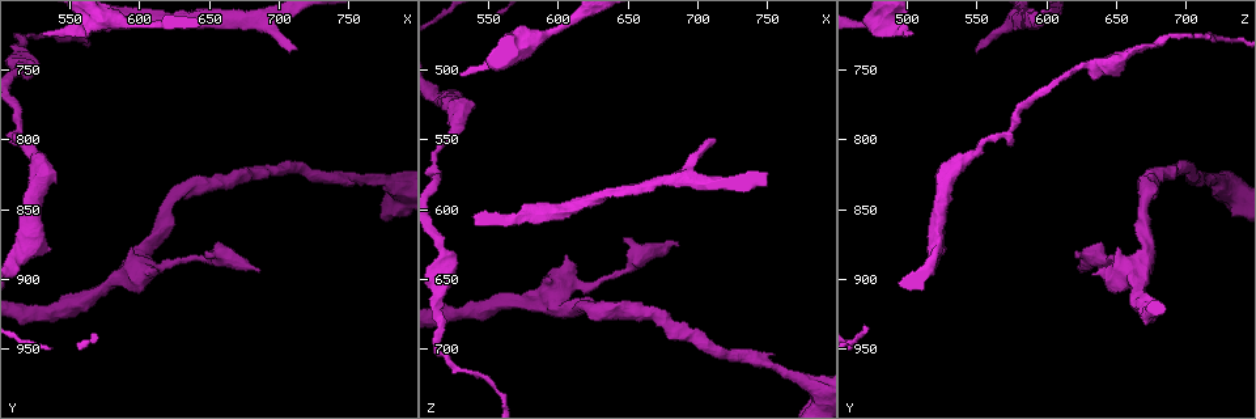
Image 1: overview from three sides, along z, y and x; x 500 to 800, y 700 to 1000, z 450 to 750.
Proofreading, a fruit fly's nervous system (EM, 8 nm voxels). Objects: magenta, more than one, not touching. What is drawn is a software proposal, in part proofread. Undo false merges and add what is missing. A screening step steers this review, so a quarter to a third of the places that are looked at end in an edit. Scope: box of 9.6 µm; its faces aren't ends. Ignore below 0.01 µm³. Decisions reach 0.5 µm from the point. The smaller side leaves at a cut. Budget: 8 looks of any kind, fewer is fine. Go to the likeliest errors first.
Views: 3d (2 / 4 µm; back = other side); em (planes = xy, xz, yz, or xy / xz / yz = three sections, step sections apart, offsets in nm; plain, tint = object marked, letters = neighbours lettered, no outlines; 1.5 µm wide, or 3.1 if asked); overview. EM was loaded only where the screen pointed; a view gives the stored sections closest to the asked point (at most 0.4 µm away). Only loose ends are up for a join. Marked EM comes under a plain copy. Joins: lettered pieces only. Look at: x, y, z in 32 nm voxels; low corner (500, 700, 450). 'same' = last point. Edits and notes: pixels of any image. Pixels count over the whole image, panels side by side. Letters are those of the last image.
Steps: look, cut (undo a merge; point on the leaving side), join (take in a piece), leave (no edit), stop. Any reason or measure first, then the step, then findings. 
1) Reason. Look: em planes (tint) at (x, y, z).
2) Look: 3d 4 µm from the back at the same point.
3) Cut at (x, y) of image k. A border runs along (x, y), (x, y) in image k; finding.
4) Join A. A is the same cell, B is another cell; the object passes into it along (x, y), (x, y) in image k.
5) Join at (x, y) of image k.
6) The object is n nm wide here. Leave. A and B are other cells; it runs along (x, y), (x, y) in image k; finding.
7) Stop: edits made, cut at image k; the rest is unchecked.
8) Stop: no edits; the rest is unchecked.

An open end. Look: em planes (letters) at (708, 738, 550).

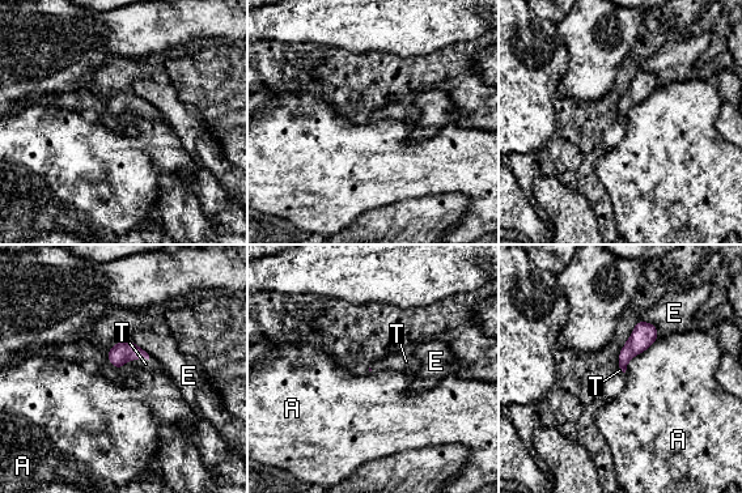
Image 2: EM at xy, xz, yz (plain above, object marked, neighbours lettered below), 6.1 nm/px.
Join T. T is the same cell, A and E are other cells; it goes on there.

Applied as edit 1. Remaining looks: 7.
An open end. Look: em planes (letters) at (606, 898, 634).

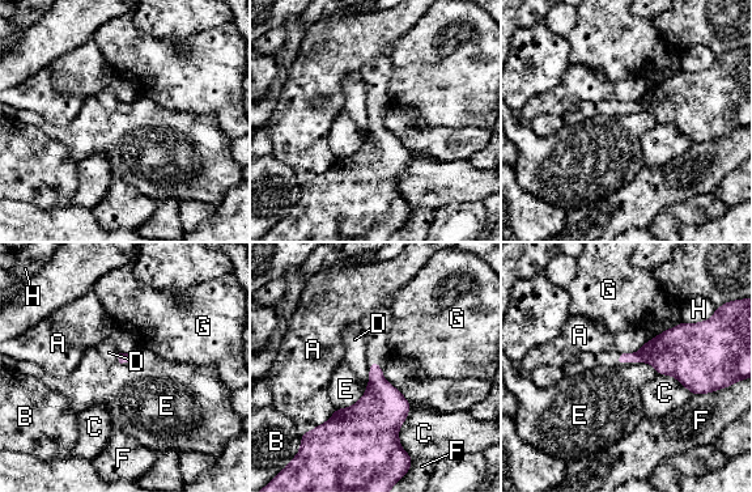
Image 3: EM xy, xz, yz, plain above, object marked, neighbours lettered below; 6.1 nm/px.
Leave. A, B, C, D, E, F, G and H are other cells; no lettered piece goes on from it.

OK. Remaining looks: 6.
Branch stops here. Look: 3d 2 µm at (532, 726, 504).

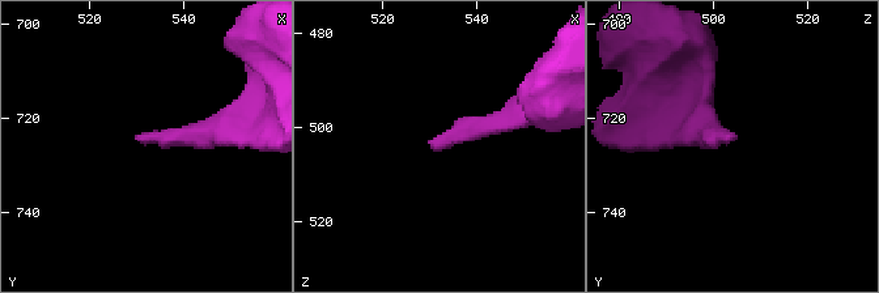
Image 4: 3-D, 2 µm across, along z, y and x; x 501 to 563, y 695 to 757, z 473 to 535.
Look: em planes (letters) at (530, 724, 503).

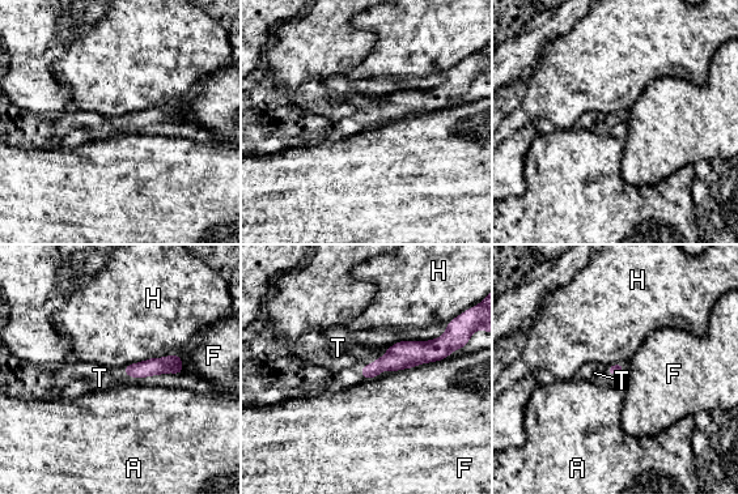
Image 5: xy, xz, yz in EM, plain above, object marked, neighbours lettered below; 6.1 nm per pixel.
Join T. T is the same cell, A, F and H are other cells; the cell continues.

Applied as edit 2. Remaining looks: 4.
Stop: edits made, join at image 2, join at image 5; the rest is unchecked.

